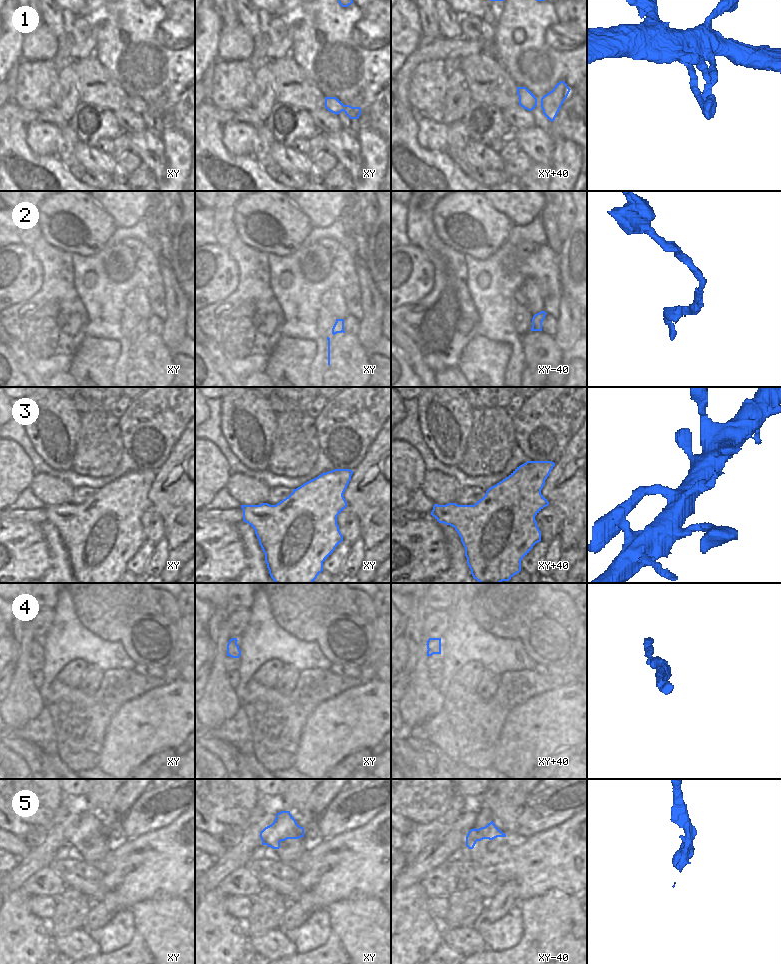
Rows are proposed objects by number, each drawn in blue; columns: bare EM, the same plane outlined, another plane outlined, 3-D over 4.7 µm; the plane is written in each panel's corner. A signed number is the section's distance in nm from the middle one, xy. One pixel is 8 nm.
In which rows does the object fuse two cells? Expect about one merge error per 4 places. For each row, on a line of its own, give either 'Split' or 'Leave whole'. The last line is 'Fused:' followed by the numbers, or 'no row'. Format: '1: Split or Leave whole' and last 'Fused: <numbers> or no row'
1: Leave whole
2: Leave whole
3: Leave whole
4: Leave whole
5: Split
Fused: 5

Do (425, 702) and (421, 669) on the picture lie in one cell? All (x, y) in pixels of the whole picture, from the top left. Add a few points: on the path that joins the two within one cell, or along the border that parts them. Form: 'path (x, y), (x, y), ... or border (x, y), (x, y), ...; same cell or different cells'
path (424, 694), (421, 691), (421, 677); same cell

